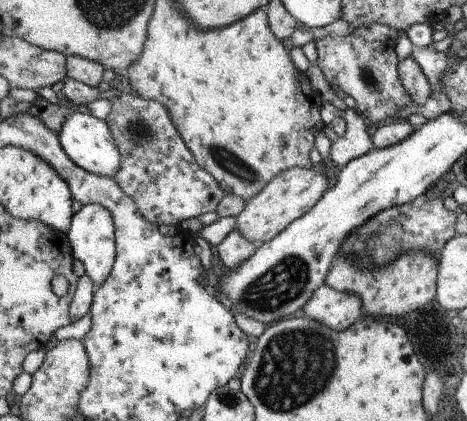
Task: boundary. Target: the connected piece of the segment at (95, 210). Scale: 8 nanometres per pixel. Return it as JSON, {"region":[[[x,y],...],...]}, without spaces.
{"region":[[[88,204],[74,214],[67,240],[73,258],[83,264],[85,276],[98,288],[110,276],[115,262],[115,227],[110,212],[98,204]]]}

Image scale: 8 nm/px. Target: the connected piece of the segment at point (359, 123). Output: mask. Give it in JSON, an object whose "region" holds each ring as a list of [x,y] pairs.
{"region":[[[348,108],[343,120],[347,125],[345,132],[339,136],[338,140],[332,142],[329,151],[331,162],[338,169],[346,166],[354,158],[367,154],[373,148],[364,116],[356,109]]]}

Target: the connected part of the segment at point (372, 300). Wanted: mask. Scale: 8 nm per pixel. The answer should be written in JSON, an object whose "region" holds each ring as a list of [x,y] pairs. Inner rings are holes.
{"region":[[[408,249],[404,255],[401,255],[393,264],[387,265],[382,269],[360,269],[353,258],[349,260],[346,256],[334,260],[332,268],[325,279],[325,285],[330,286],[333,290],[346,292],[357,295],[361,301],[362,316],[371,318],[400,318],[410,312],[416,312],[424,308],[428,302],[436,297],[436,280],[437,280],[437,255],[422,253]]]}

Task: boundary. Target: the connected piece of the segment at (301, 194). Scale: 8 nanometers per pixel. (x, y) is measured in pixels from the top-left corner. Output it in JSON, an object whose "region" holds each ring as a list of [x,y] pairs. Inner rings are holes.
{"region":[[[321,164],[310,169],[295,167],[279,173],[264,189],[248,200],[244,210],[236,216],[235,230],[248,242],[257,246],[273,240],[294,220],[311,210],[330,188],[333,181],[325,174]]]}

